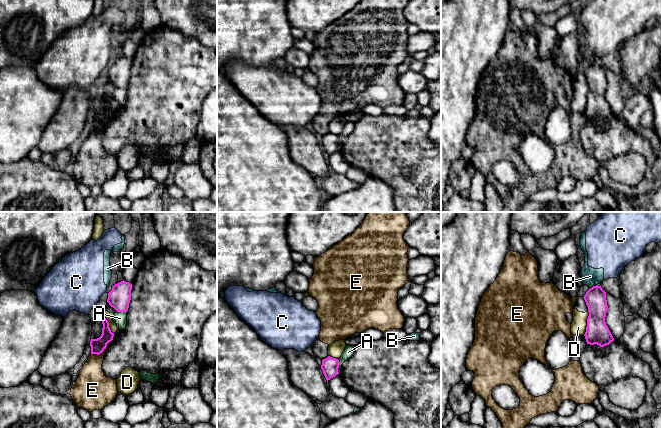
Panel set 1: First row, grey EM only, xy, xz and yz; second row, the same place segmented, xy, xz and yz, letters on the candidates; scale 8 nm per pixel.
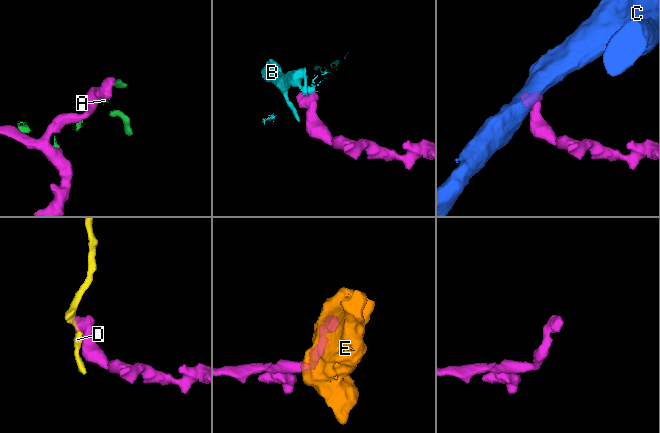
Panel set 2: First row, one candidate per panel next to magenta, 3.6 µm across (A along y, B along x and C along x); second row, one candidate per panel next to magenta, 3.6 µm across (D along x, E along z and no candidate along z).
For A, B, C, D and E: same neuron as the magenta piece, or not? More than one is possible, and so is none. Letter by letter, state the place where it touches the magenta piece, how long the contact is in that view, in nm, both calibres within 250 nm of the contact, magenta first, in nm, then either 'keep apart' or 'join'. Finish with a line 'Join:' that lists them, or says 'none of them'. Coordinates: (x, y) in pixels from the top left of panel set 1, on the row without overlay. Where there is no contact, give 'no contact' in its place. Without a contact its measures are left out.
A: xz (338, 143) | 110 nm | 140/90 nm | keep apart
B: yz (593, 62) | 50 nm | 170/140 nm | keep apart
C: yz (597, 61) | 50 nm | 170/20 nm | keep apart
D: yz (587, 99) | 200 nm | 190/130 nm | keep apart
E: xy (98, 130) | 130 nm | 120/260 nm | keep apart
Join: none of them

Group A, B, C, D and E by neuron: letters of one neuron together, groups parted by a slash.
A / B C / D / E

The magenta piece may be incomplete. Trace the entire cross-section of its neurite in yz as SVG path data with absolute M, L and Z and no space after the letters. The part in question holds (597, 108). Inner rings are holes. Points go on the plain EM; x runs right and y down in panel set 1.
M593 62L584 71L589 92L584 110L587 120L597 120L600 123L609 121L614 114L606 101L605 93L608 86L606 68L601 62Z

